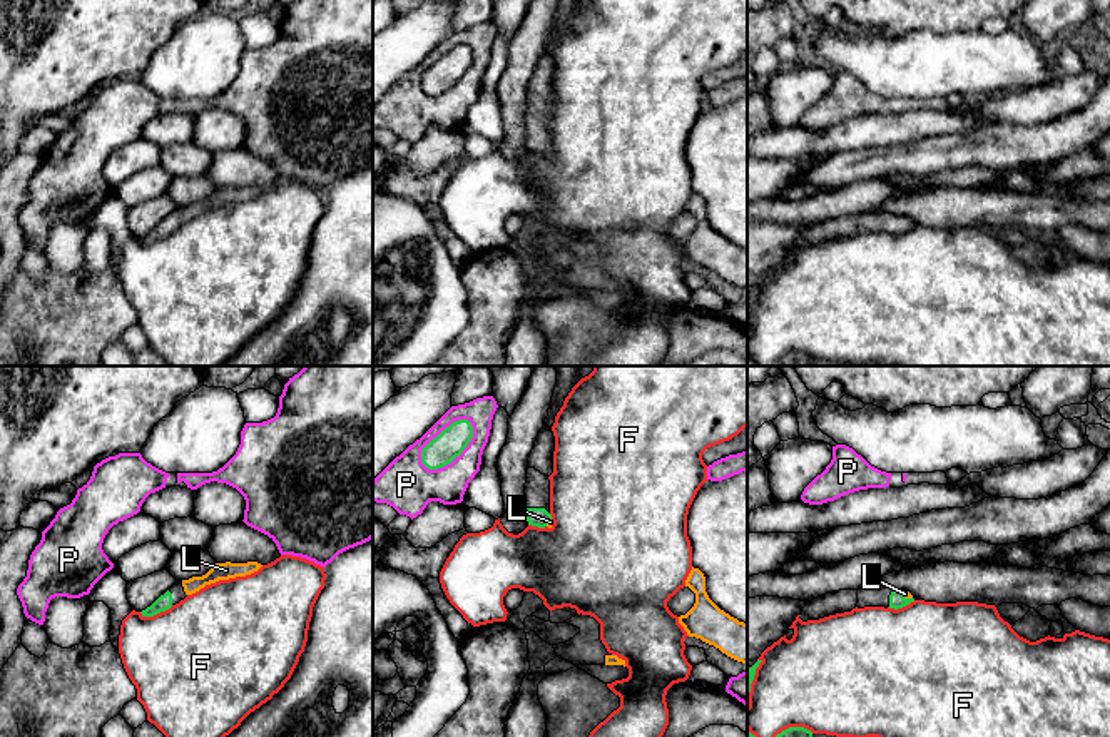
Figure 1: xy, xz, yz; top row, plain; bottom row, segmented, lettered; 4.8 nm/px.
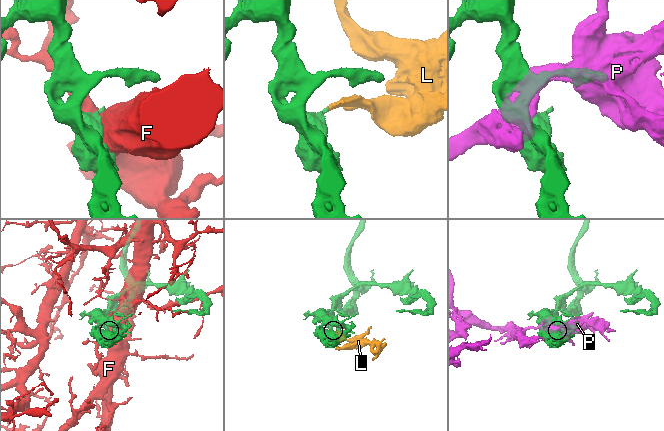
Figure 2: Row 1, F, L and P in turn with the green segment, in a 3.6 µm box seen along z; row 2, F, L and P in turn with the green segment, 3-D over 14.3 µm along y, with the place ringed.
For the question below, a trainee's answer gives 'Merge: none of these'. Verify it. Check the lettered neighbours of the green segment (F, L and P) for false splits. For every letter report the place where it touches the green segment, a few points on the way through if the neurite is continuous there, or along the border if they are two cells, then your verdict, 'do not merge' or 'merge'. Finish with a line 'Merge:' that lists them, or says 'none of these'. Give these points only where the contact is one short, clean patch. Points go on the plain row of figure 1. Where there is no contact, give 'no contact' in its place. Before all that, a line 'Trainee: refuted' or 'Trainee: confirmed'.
Trainee: refuted
F: xy (156, 239) | do not merge
L: yz (906, 224) | across yz (896, 226), (906, 224), (905, 219) | merge
P: xz (462, 76) | do not merge
Merge: L

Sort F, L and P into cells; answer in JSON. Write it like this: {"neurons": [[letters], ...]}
{"neurons": [["F"], ["L"], ["P"]]}

